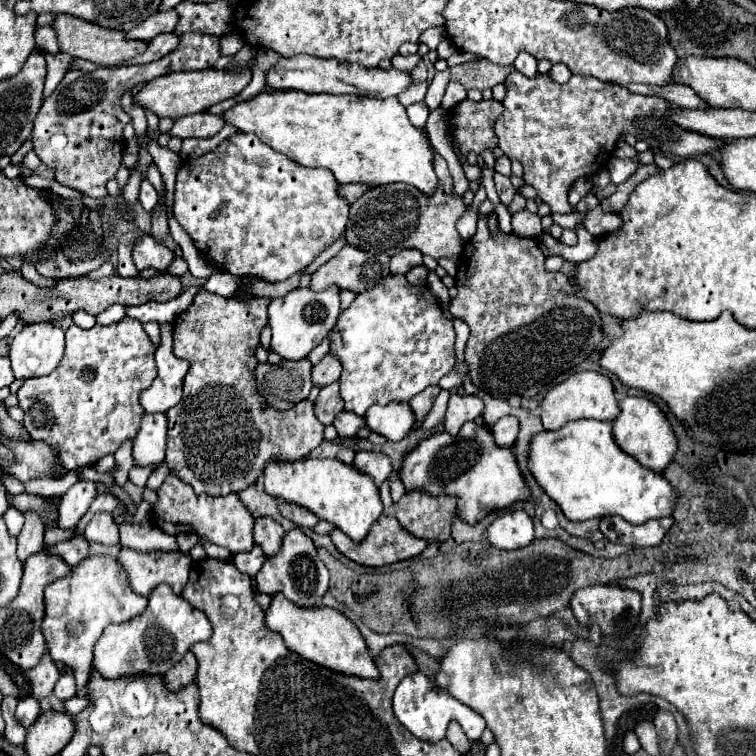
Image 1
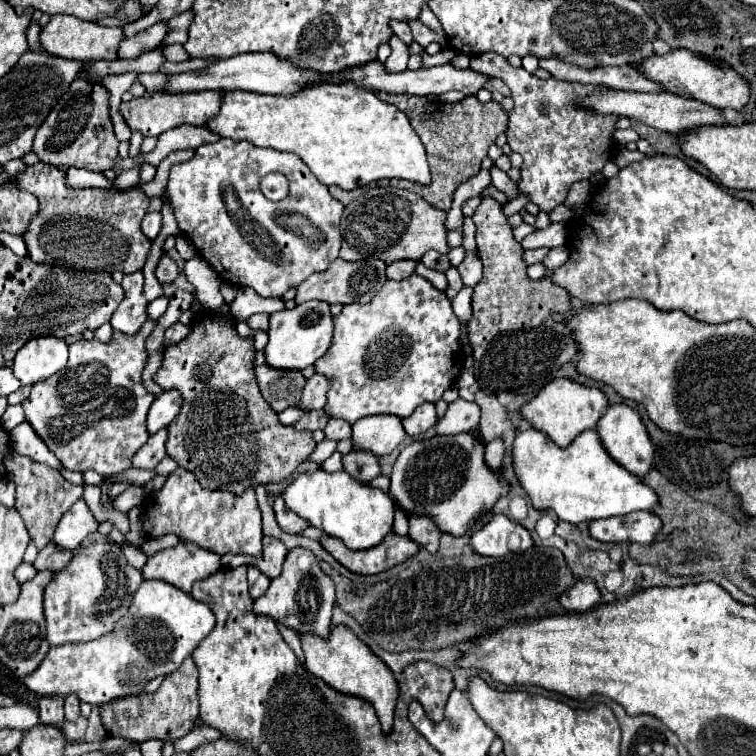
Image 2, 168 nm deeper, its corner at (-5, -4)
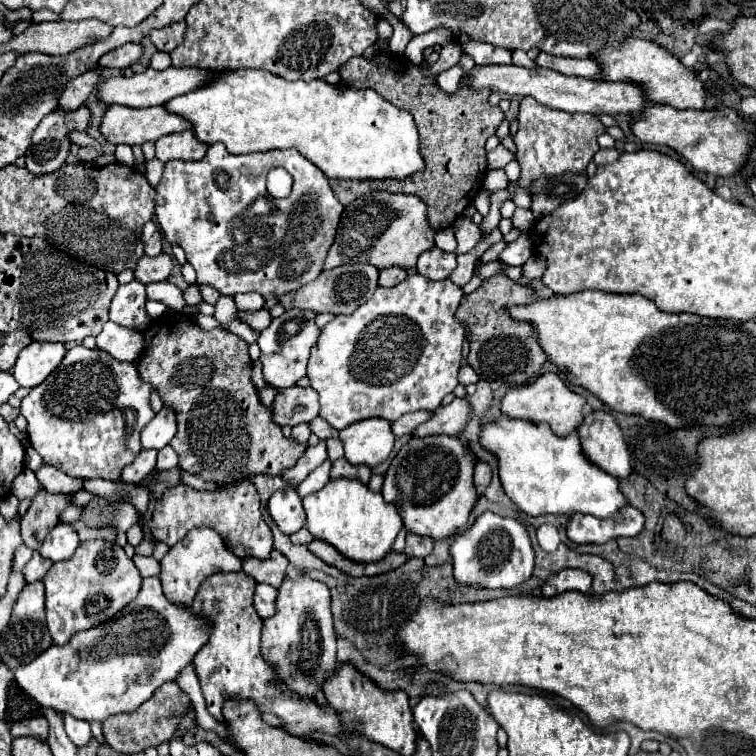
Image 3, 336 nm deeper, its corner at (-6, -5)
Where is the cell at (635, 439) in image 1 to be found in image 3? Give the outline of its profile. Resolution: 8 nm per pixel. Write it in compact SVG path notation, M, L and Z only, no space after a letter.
M590 412L576 432L580 436L584 456L588 456L592 464L616 478L626 478L632 472L632 456L610 412Z

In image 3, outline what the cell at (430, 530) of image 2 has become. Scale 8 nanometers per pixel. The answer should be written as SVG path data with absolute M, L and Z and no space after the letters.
M408 534L404 554L410 556L410 558L426 558L432 552L432 544L434 544L432 538L422 538L422 536L416 536L416 534Z

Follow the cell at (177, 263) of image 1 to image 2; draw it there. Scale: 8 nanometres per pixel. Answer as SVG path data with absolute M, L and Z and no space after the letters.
M165 255L165 257L161 257L155 275L157 275L157 279L159 279L161 283L171 283L171 281L179 275L179 267L177 267L177 263L175 263L173 259L169 259L169 257Z

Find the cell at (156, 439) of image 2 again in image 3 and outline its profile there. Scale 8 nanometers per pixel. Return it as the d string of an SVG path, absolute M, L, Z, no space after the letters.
M142 450L122 472L124 482L142 482L156 468L156 450Z

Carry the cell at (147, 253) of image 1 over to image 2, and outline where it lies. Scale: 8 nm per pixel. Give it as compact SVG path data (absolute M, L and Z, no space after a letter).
M35 163L27 167L27 171L17 177L17 181L19 181L17 187L31 191L41 205L37 219L31 221L29 231L23 235L29 257L35 263L45 263L55 267L73 267L73 269L85 269L85 271L105 271L105 273L113 273L117 269L121 269L123 273L133 273L143 269L153 241L145 237L141 231L141 219L147 213L149 197L139 187L127 189L115 195L107 193L107 189L71 189L65 185L65 171L45 163Z

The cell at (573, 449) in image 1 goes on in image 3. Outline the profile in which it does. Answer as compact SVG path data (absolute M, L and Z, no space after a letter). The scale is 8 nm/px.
M500 416L498 420L486 422L480 426L480 444L488 452L498 458L498 476L506 496L526 514L540 516L540 514L566 514L572 516L574 512L592 514L596 518L616 518L620 508L626 506L626 498L618 490L618 480L598 466L594 466L580 450L580 438L572 432L566 438L556 436L548 424L534 424L528 420L516 420L508 416Z

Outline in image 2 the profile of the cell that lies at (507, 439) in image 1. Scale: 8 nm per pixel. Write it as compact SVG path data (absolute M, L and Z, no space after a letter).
M493 439L491 443L485 445L485 461L491 469L501 467L503 455L505 455L505 441L503 439Z

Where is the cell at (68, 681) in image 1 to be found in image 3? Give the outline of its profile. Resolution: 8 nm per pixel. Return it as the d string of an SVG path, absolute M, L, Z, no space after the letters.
M62 716L64 718L64 728L68 738L76 744L76 746L86 746L92 738L92 730L90 724L84 720L78 720L74 716Z

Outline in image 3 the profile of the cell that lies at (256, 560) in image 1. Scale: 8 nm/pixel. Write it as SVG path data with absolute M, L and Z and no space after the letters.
M258 584L256 586L256 594L254 594L254 608L258 612L258 616L262 620L274 616L274 600L278 598L278 590L272 588L272 586L266 586L266 584Z

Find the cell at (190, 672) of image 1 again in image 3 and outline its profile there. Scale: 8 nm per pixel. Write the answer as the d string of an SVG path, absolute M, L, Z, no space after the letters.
M164 684L158 692L154 692L154 696L142 704L142 708L138 708L134 714L120 714L120 716L110 716L104 724L102 724L102 730L104 730L104 736L108 740L108 744L116 750L116 752L122 752L122 754L136 754L136 752L142 752L150 746L158 746L162 742L168 742L178 724L180 724L180 718L186 714L186 708L188 708L188 694L180 690L178 684Z

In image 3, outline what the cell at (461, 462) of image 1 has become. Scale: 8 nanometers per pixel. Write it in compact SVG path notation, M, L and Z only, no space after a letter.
M410 438L410 442L392 458L390 468L384 474L382 496L398 508L408 532L430 536L432 540L448 538L466 524L476 504L478 494L472 482L474 464L474 454L458 438Z

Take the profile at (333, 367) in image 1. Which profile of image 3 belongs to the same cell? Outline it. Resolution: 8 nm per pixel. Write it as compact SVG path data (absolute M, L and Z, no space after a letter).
M286 388L280 390L272 404L272 420L278 426L296 426L300 422L310 422L318 416L318 392L314 388Z

